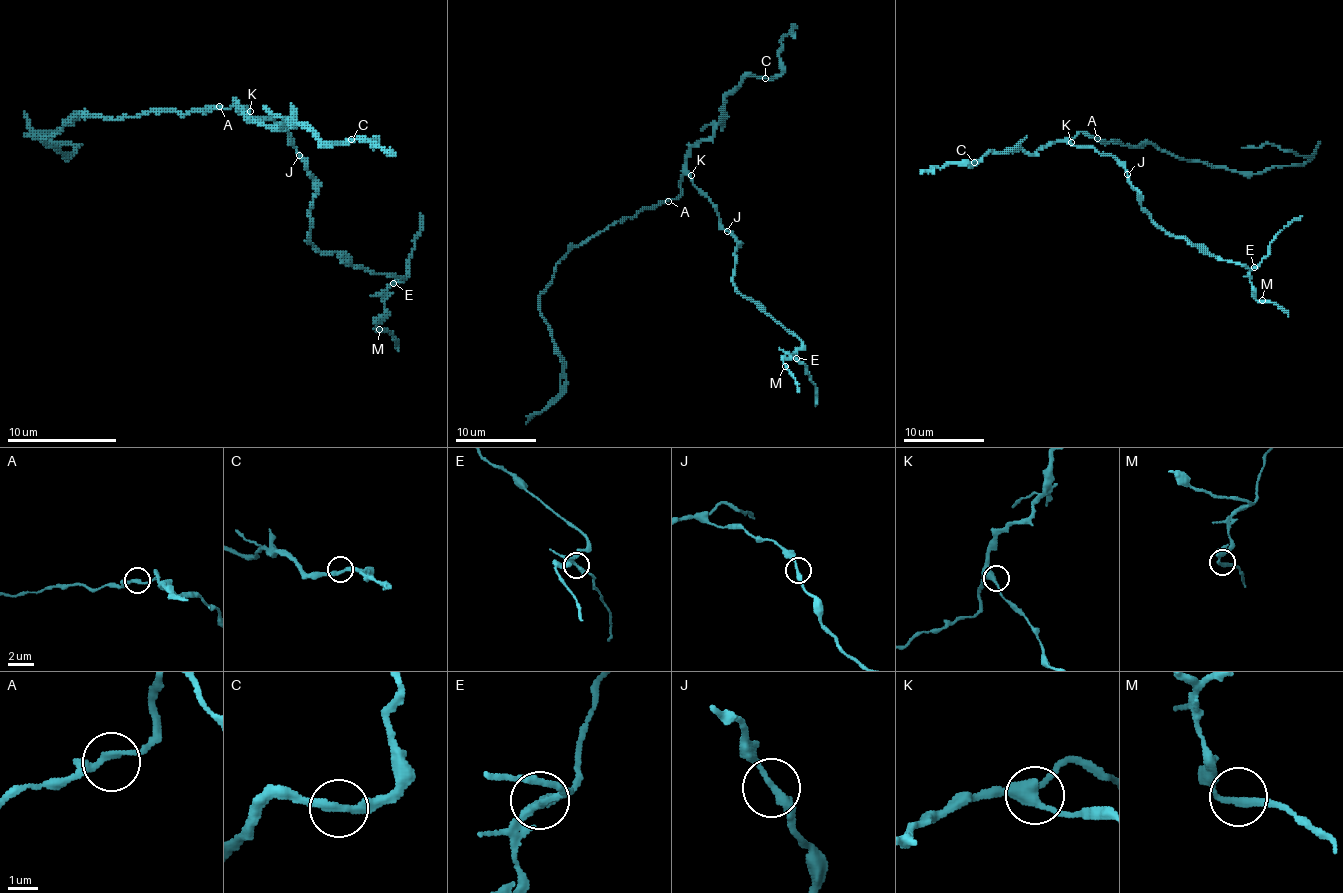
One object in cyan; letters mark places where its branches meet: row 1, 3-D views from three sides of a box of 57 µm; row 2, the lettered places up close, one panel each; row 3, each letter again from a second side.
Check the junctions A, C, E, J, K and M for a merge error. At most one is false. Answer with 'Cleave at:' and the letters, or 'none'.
Cleave at: E

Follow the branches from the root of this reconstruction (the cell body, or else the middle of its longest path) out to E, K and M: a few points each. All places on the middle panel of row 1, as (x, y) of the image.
E: (668, 199), (681, 193), (685, 175), (709, 199), (719, 223), (739, 241), (733, 285), (801, 342), (795, 358)
K: (668, 199), (675, 199), (681, 193), (681, 179), (691, 175)
M: (668, 199), (681, 193), (687, 175), (739, 241), (733, 285), (801, 342), (785, 366)

